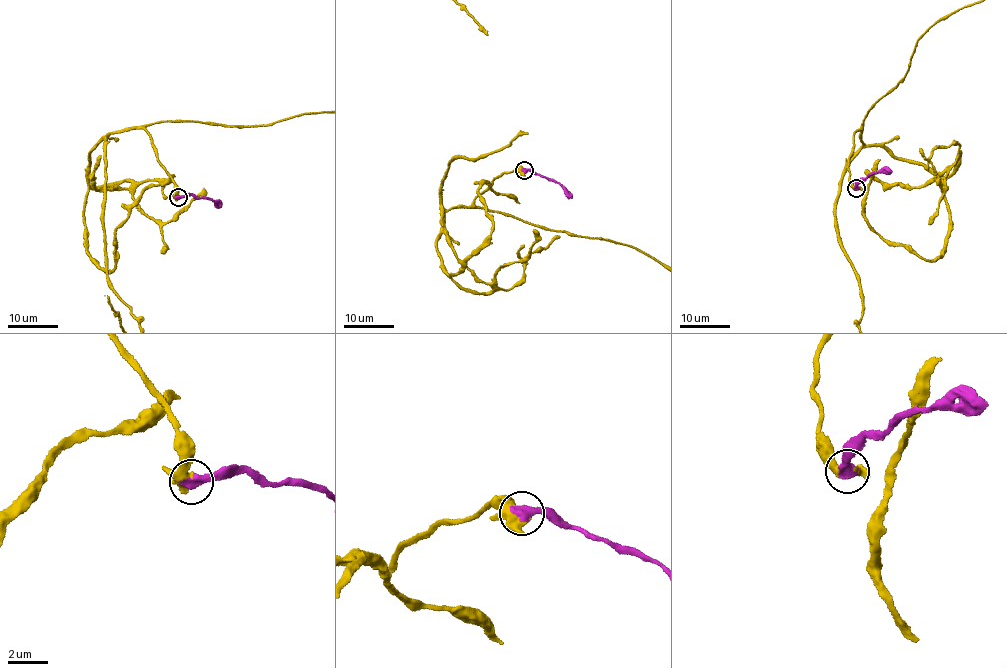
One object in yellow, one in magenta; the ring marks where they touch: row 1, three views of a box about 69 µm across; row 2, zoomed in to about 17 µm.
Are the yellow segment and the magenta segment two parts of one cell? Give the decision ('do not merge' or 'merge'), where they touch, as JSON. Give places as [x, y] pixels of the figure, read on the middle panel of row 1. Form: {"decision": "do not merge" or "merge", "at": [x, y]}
{"decision": "merge", "at": [524, 170]}

